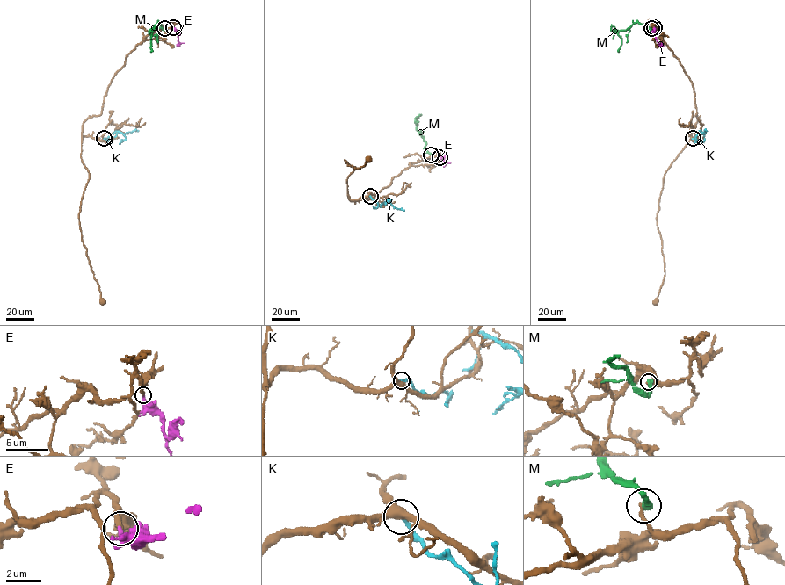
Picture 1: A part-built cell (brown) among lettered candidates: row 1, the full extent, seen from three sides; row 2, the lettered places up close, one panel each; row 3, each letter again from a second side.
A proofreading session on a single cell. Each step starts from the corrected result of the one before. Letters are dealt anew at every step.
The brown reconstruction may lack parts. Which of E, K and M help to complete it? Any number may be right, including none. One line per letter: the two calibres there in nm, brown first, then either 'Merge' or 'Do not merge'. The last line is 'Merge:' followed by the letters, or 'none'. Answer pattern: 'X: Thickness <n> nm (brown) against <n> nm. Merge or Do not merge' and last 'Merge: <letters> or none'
E: Thickness 320 nm (brown) against 280 nm. Merge
K: Thickness 440 nm (brown) against 300 nm. Do not merge
M: Thickness 200 nm (brown) against 460 nm. Do not merge
Merge: E

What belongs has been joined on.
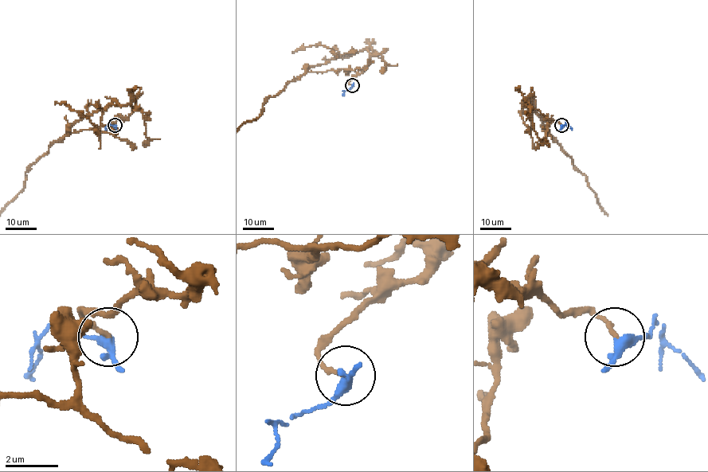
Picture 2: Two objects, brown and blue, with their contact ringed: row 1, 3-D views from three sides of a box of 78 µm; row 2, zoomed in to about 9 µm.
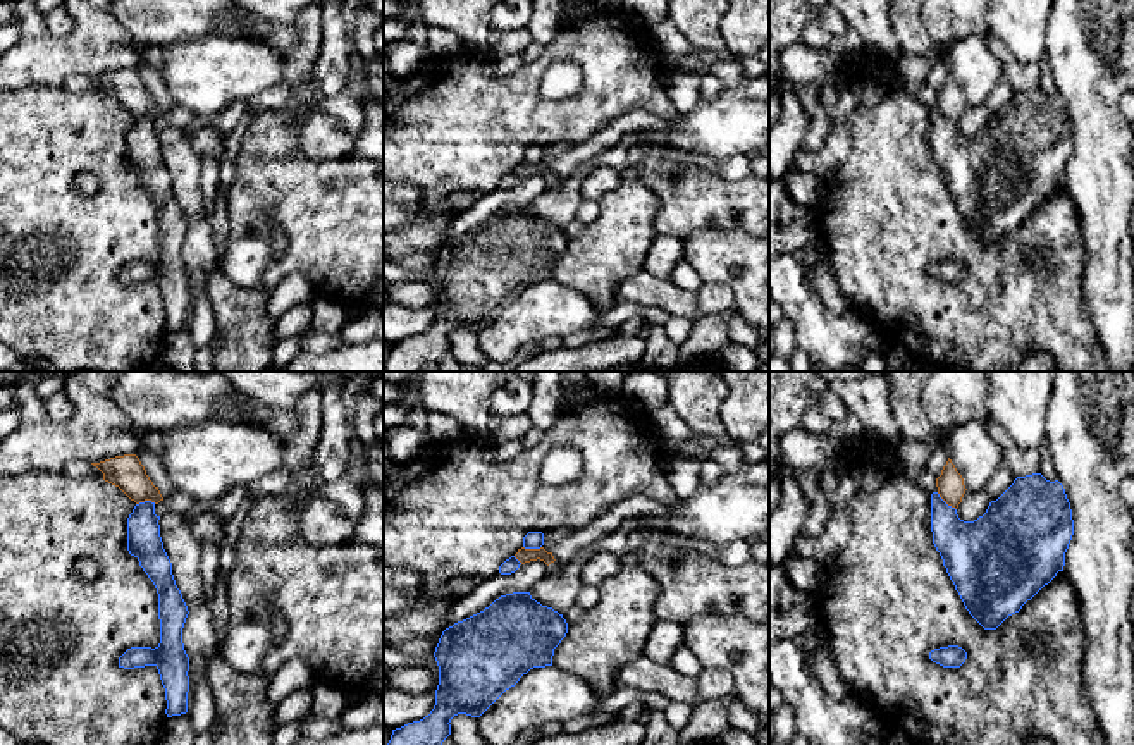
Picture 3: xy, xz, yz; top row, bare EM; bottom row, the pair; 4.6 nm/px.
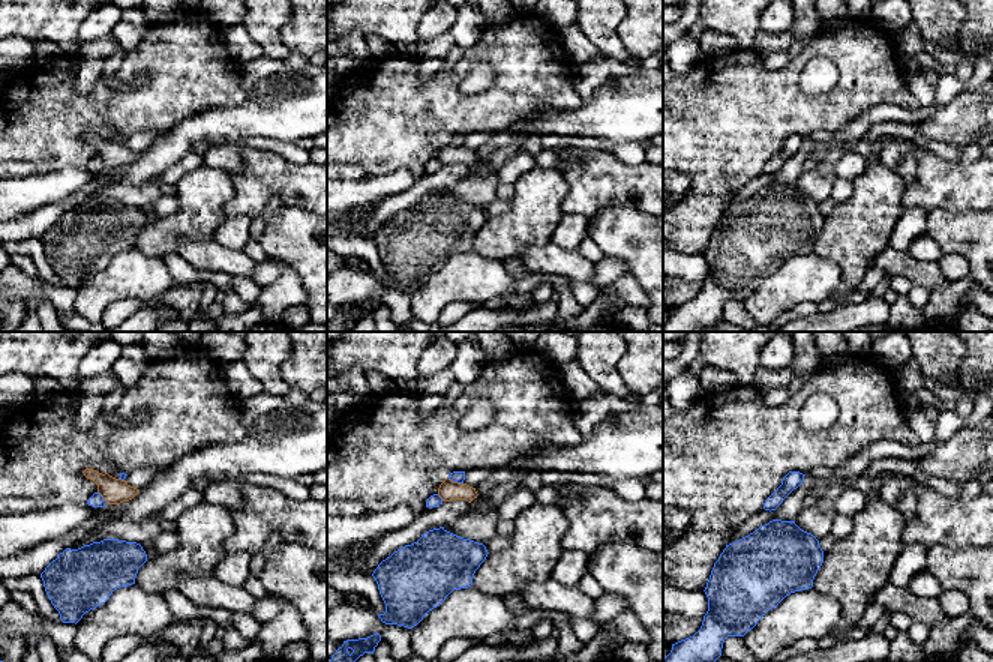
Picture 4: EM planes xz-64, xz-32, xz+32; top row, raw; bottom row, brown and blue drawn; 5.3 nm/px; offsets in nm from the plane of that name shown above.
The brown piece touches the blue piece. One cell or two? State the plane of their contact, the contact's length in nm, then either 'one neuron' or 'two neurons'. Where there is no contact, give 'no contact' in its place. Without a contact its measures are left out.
meets brown in yz; contact 130 nm long; two neurons

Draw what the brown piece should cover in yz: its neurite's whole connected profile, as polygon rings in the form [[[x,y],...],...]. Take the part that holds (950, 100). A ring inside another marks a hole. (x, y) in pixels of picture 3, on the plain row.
[[[950,72],[943,81],[941,89],[936,93],[936,102],[938,102],[940,112],[948,120],[957,124],[967,103],[964,100],[962,89],[957,86]]]

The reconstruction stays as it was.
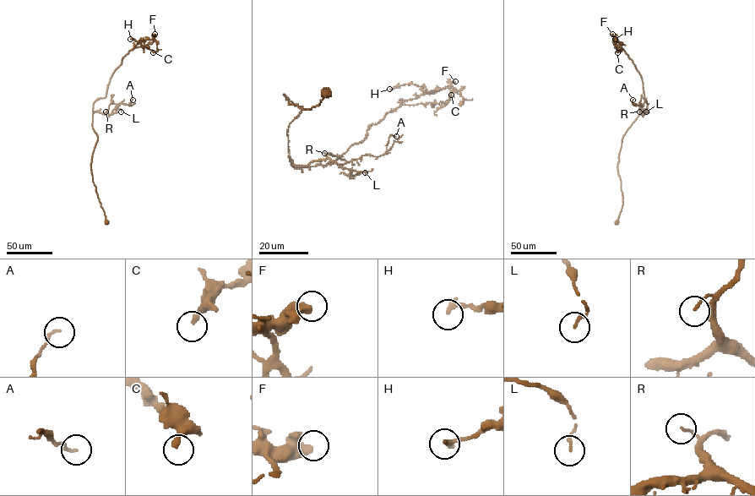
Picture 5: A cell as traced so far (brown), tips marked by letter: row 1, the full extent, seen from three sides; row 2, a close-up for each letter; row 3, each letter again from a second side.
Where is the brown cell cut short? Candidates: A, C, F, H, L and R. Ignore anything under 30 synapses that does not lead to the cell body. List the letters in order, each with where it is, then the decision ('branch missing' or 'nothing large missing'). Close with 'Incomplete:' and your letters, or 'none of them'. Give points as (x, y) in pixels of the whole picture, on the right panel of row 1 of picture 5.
A: at (632, 100); nothing large missing
C: at (617, 52); nothing large missing
F: at (612, 34); nothing large missing
H: at (615, 39); nothing large missing
L: at (646, 111); nothing large missing
R: at (639, 111); nothing large missing
Incomplete: none of them

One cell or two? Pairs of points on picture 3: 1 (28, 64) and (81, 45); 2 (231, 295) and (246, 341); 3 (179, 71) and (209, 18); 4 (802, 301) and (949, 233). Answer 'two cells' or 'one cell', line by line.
1: one cell
2: one cell
3: two cells
4: two cells

